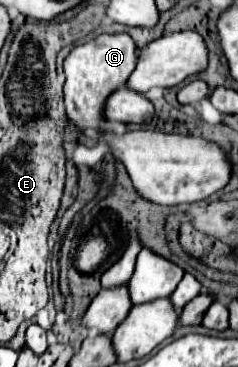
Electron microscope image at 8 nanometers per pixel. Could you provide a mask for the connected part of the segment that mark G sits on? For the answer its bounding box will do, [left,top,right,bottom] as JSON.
[63,33,137,129]

